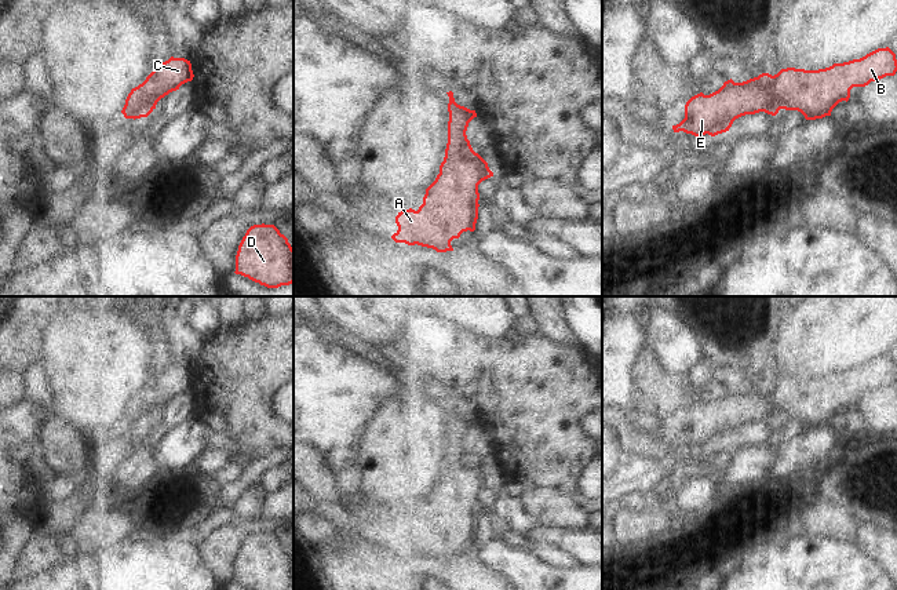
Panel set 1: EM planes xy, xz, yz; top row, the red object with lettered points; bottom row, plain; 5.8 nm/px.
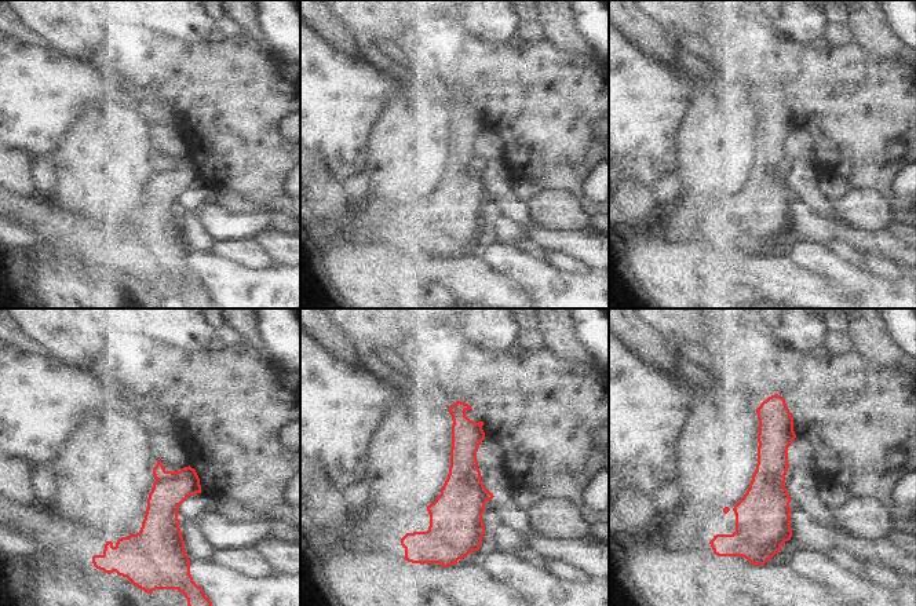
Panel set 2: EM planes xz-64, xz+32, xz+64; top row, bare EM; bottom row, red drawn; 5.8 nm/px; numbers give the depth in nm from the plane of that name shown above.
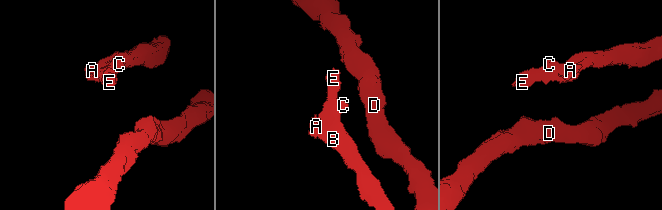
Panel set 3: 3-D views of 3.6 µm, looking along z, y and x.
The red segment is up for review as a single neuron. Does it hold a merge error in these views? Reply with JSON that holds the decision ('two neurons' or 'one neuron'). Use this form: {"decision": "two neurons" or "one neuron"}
{"decision": "one neuron"}

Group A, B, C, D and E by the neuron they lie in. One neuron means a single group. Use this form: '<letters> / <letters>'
A B C D E

